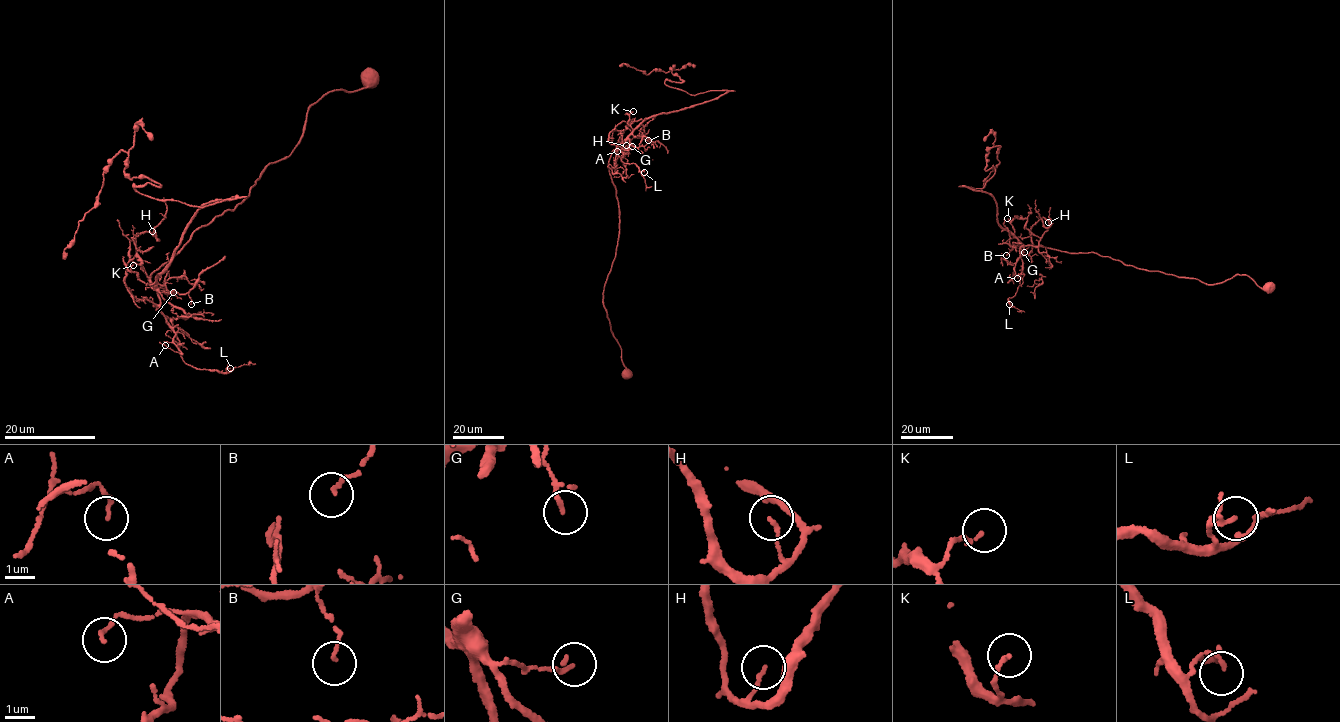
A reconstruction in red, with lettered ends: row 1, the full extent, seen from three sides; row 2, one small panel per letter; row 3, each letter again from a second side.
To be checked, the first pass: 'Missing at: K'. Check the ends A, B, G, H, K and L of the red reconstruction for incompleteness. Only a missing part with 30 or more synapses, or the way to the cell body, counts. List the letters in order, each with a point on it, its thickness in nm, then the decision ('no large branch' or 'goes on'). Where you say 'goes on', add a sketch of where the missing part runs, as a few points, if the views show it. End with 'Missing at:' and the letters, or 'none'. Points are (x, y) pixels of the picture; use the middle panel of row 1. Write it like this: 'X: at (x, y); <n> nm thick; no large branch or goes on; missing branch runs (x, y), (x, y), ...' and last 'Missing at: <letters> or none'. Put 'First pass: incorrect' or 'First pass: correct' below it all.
A: at (617, 151); 120 nm thick; no large branch
B: at (648, 140); 110 nm thick; no large branch
G: at (632, 146); 90 nm thick; no large branch
H: at (626, 145); 110 nm thick; no large branch
K: at (633, 111); 140 nm thick; no large branch
L: at (644, 172); 140 nm thick; no large branch
Missing at: none
First pass: incorrect

